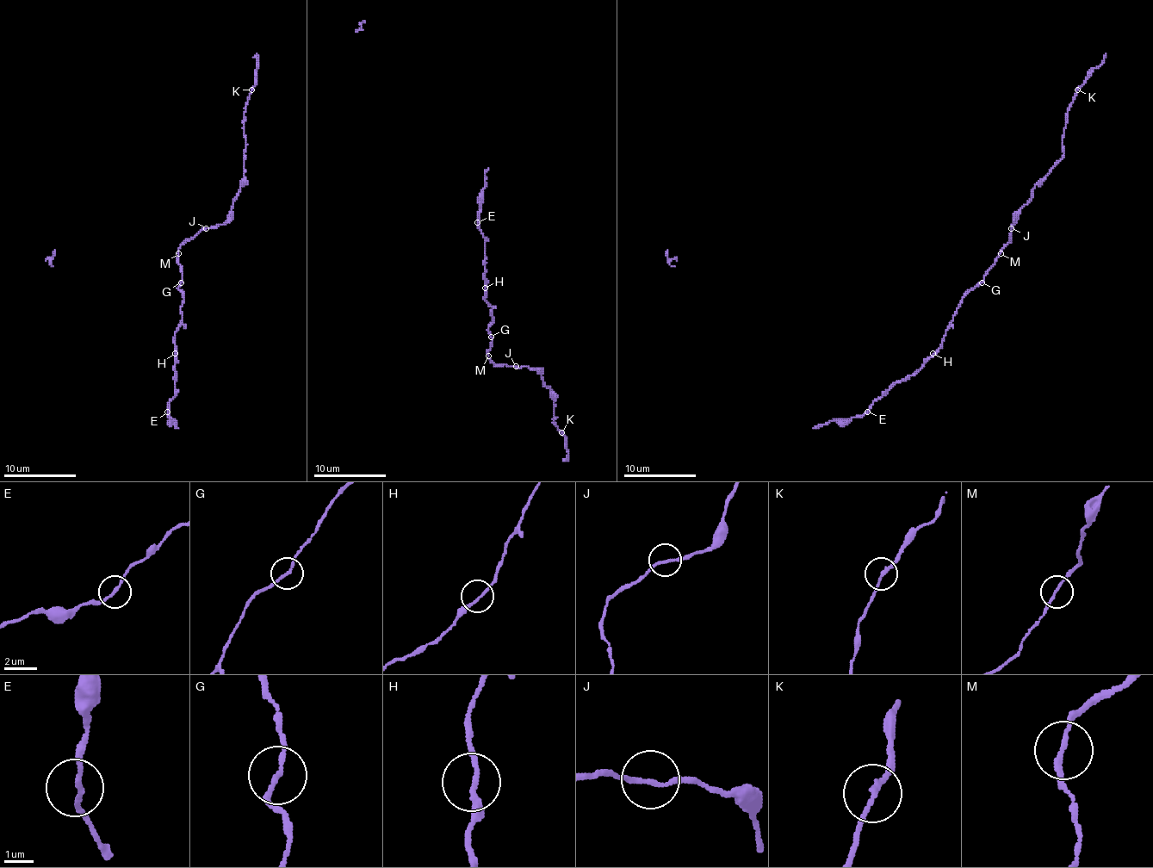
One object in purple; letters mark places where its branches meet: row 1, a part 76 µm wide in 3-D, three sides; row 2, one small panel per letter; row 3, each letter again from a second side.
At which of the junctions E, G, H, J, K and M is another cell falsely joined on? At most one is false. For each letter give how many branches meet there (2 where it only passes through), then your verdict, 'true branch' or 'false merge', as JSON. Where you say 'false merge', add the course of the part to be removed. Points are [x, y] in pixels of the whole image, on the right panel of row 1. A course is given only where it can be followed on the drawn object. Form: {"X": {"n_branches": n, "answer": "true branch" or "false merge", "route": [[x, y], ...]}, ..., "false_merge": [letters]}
{"E": {"n_branches": 2, "answer": "true branch"}, "G": {"n_branches": 2, "answer": "true branch"}, "H": {"n_branches": 2, "answer": "true branch"}, "J": {"n_branches": 2, "answer": "true branch"}, "K": {"n_branches": 2, "answer": "true branch"}, "M": {"n_branches": 2, "answer": "true branch"}, "false_merge": []}

